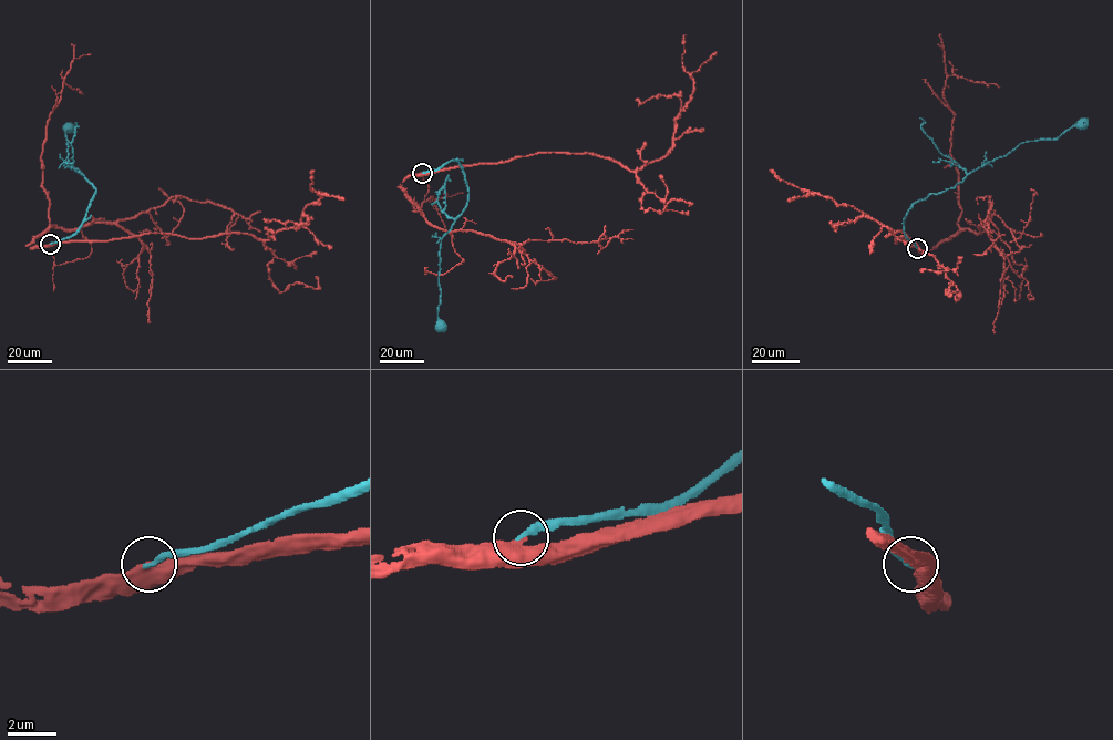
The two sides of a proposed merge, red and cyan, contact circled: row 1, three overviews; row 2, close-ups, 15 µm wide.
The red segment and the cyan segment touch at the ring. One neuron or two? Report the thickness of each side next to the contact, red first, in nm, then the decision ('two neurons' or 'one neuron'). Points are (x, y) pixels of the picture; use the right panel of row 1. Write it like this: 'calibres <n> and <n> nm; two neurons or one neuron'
calibres 500 and 240 nm; one neuron

